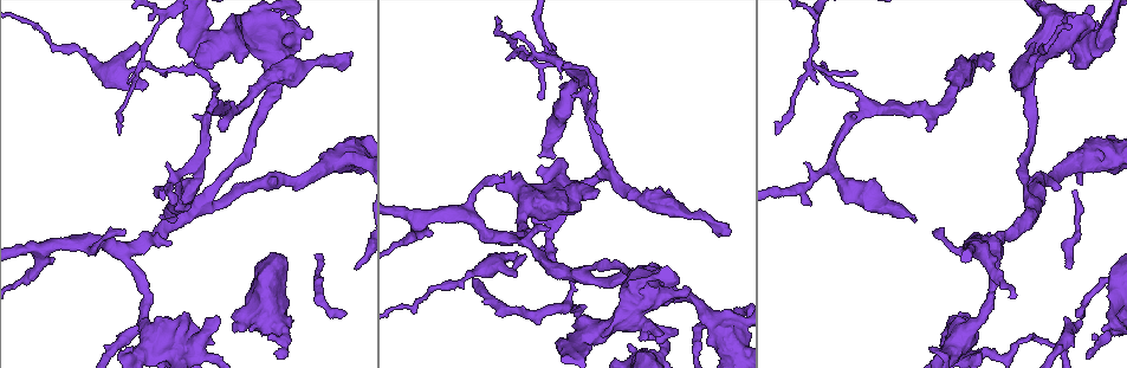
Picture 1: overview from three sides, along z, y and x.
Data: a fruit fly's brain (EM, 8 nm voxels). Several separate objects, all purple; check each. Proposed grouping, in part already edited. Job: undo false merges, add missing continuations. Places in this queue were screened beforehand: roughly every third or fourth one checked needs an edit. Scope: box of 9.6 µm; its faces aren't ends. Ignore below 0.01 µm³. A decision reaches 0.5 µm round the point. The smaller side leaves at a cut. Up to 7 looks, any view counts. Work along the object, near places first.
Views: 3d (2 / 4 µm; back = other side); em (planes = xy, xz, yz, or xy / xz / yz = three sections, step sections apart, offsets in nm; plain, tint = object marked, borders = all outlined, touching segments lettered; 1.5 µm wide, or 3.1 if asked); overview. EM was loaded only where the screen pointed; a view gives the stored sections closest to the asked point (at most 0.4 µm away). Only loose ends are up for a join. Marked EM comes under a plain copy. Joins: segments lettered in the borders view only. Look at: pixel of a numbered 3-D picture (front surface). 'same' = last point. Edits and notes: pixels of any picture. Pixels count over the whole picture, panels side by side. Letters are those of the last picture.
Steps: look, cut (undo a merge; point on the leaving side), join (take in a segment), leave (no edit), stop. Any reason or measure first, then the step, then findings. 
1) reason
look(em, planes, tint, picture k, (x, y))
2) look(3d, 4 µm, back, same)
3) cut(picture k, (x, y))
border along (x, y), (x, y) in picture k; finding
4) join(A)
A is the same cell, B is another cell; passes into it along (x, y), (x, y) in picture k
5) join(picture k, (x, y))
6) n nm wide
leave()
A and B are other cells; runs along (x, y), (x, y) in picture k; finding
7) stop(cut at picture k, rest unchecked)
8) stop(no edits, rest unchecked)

stops while still wide
look(em, xy, step 4, tint, picture 1, (250, 329))

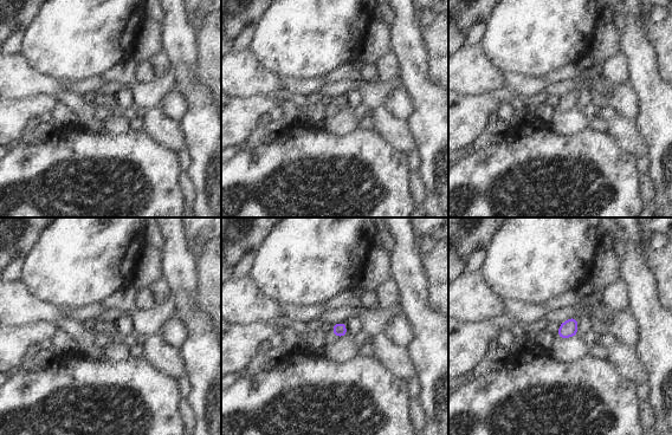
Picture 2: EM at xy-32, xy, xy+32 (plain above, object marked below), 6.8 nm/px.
look(em, planes, borders, same)

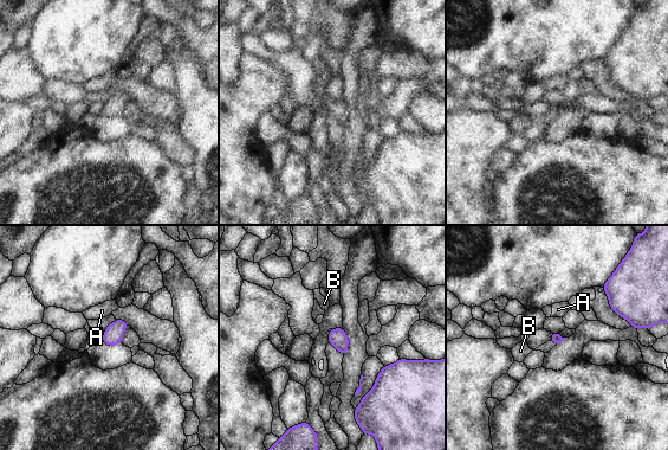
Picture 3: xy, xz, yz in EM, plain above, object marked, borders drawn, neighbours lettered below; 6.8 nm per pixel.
join(B)
B is the same cell, A is another cell; it goes on there

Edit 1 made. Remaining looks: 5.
see it whole again
look(overview)

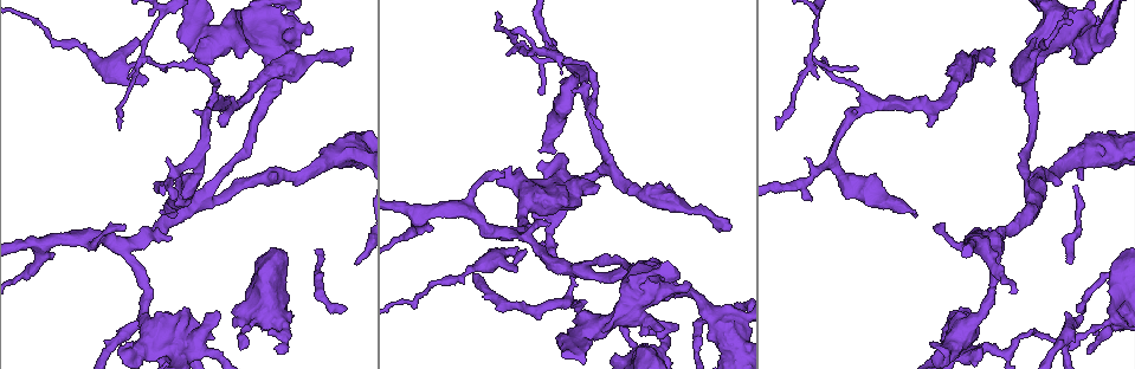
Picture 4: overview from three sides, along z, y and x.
side arm on a straight run
look(3d, 2 µm, picture 4, (808, 61))

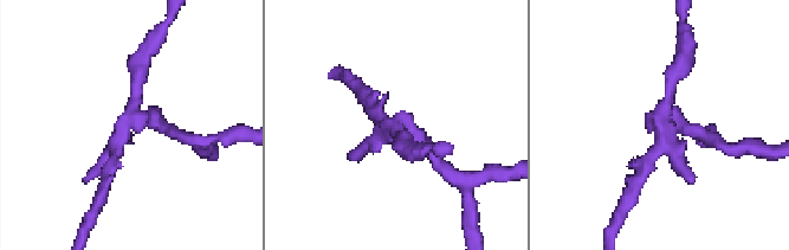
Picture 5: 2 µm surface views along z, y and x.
shape alone is not enough
look(em, planes, borders, picture 5, (142, 116))

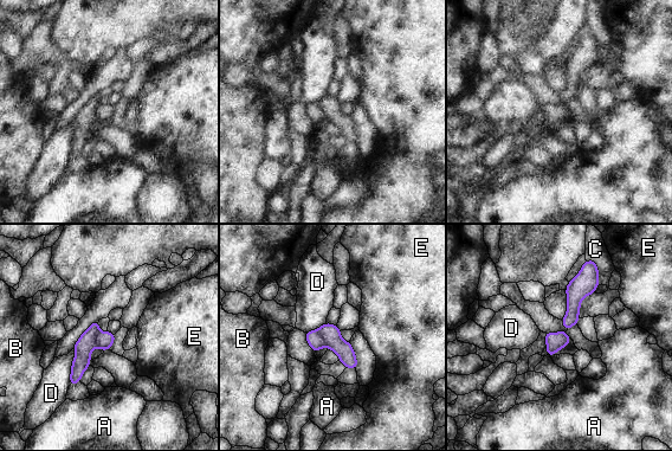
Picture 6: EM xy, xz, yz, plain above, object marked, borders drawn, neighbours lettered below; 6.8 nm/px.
120 nm wide
cut(picture 6, (314, 337))
A, B, C, D and E are other cells; the part that leaves runs along (95, 326), (72, 381) in picture 6; two cells meet here

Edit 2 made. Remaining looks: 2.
stop(join at picture 3, cut at picture 6, rest unchecked)

